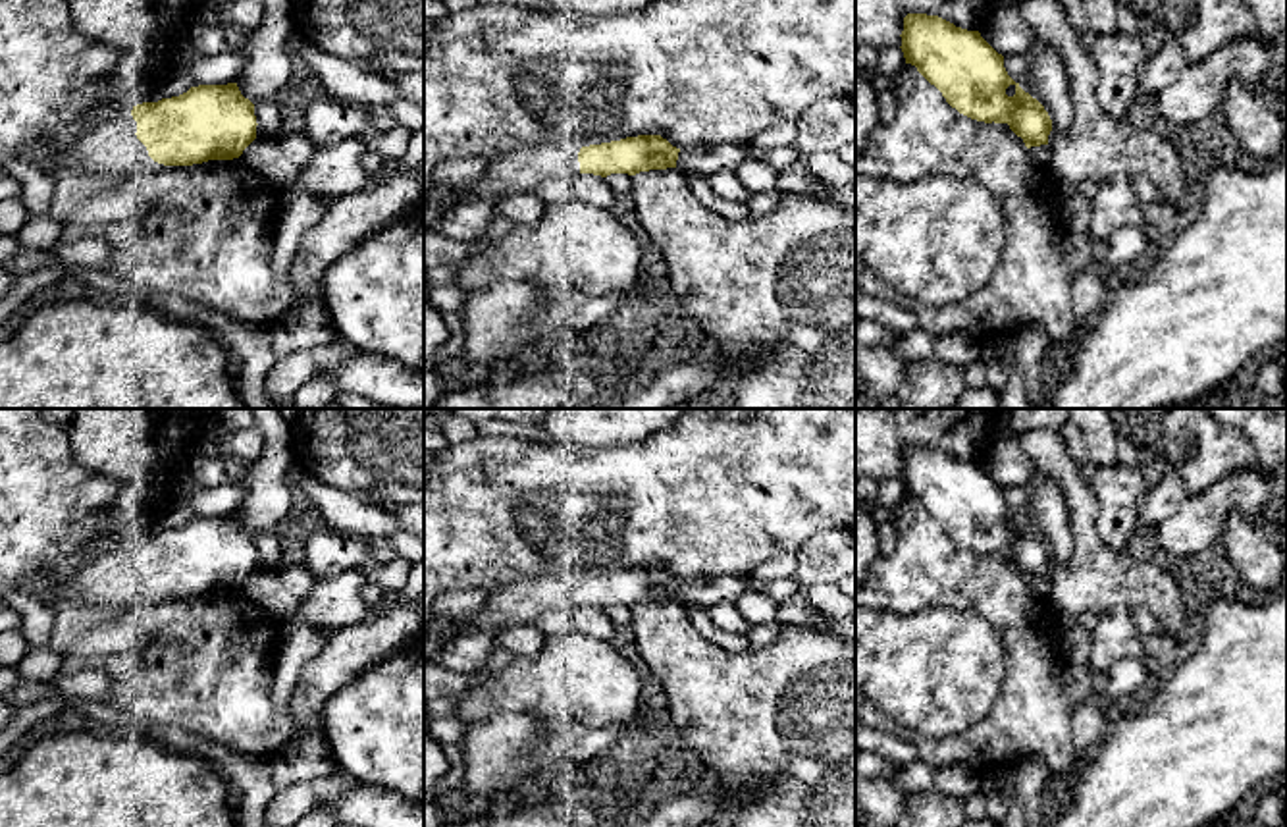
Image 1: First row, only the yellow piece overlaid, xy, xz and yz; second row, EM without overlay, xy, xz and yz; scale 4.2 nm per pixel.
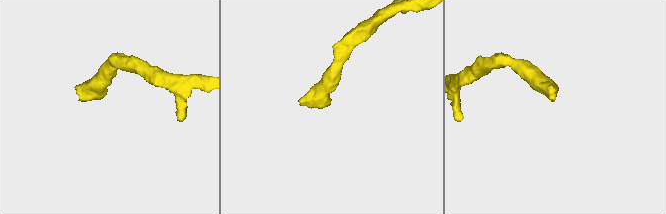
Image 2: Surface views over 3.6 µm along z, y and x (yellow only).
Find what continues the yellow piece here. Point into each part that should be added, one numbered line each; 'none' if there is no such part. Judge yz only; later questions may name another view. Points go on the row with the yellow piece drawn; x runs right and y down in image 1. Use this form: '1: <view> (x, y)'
none

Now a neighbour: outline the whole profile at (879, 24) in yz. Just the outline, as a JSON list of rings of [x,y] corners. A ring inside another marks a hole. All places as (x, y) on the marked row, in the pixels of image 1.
[[[855,0],[855,48],[902,46],[907,13],[938,15],[956,27],[981,31],[981,15],[990,0]]]

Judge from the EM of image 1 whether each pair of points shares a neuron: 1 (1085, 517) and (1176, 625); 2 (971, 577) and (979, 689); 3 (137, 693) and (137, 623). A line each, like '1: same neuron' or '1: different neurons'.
1: same neuron
2: different neurons
3: same neuron

